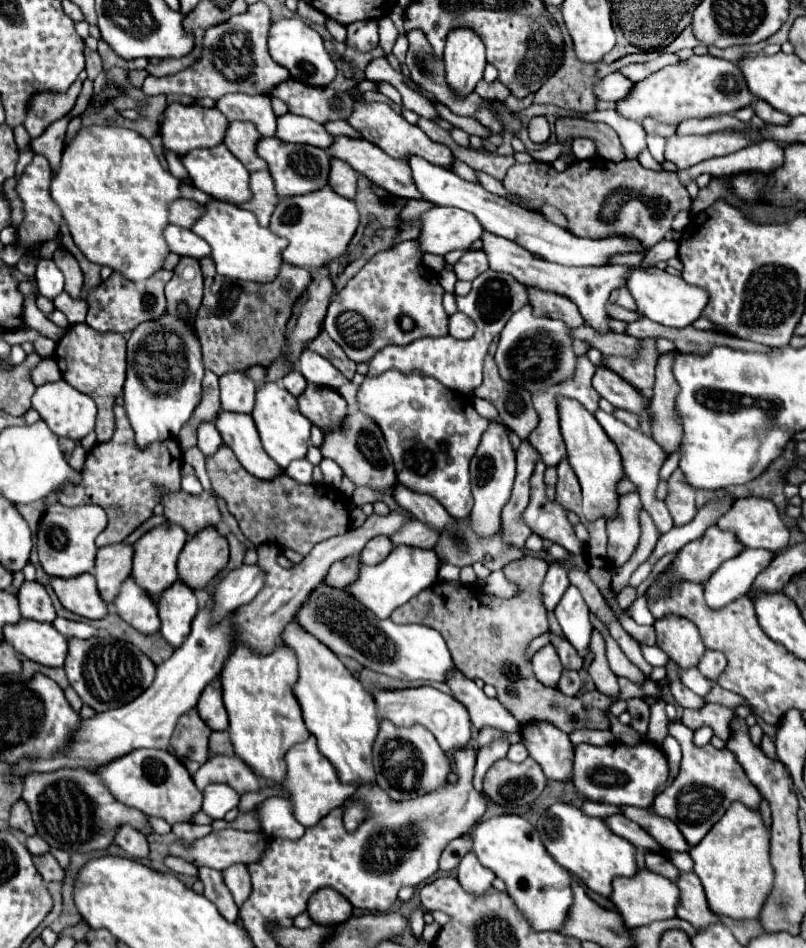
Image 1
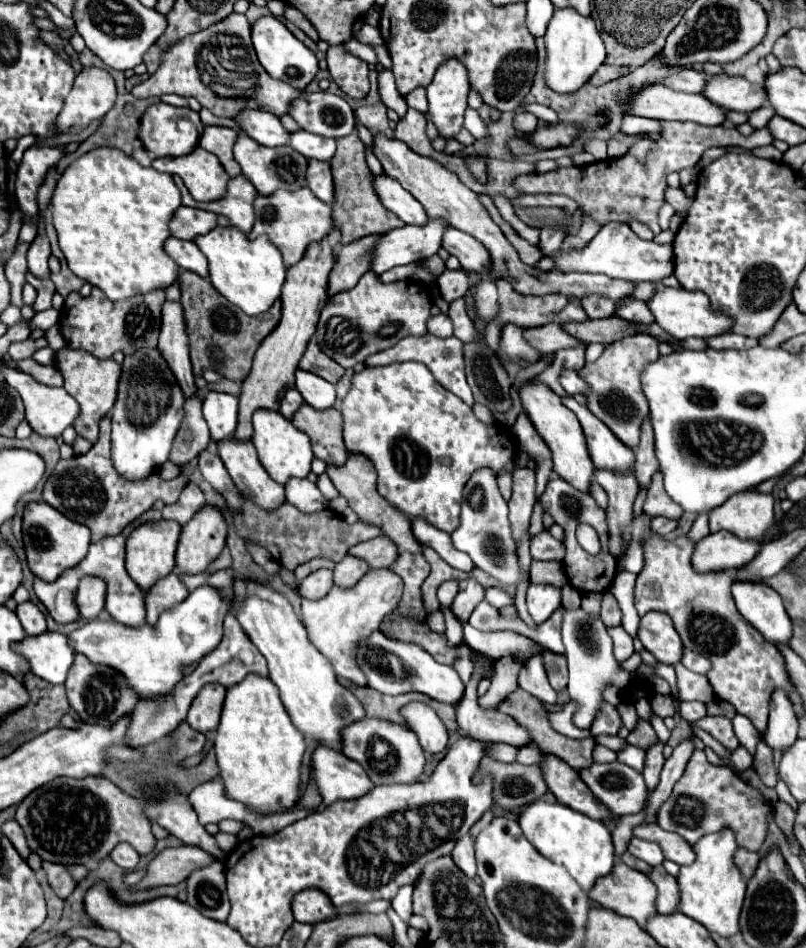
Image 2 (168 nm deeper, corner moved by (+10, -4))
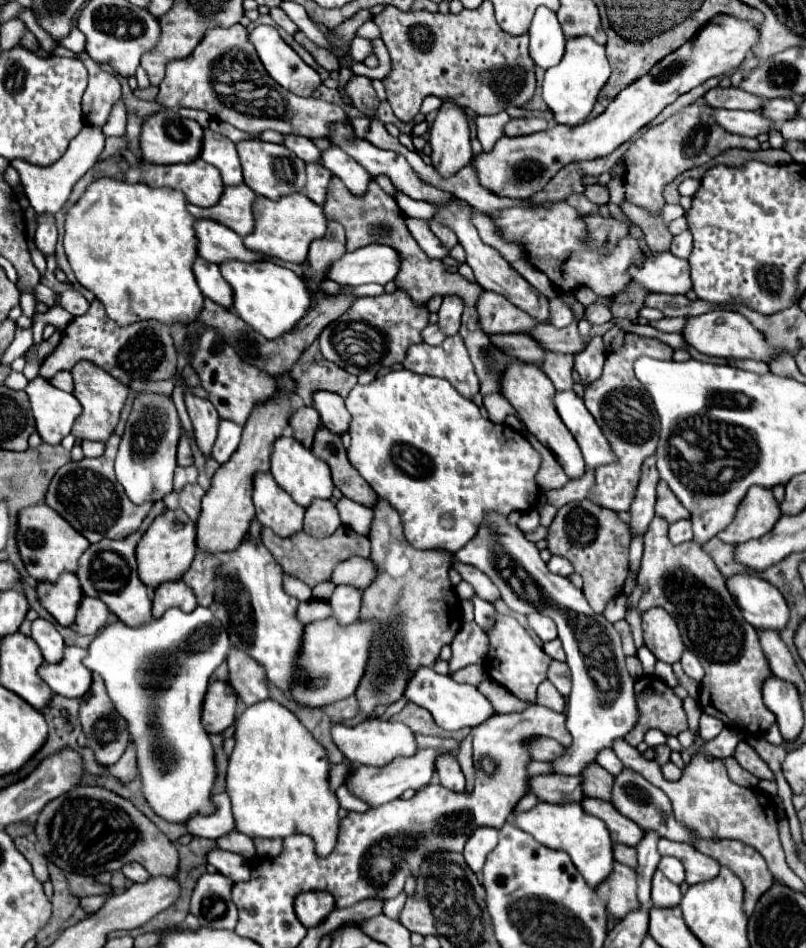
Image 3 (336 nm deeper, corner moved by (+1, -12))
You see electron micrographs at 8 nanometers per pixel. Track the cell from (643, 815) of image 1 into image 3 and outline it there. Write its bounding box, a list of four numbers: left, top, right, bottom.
[658,839,720,885]

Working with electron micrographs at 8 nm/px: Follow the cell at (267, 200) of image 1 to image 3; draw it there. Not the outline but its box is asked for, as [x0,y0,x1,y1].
[188,183,256,237]

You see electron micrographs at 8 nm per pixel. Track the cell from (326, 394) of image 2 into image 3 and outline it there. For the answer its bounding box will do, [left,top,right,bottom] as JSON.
[314,391,350,435]

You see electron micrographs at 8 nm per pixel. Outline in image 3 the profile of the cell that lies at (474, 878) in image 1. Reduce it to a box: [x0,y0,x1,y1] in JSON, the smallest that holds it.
[464,827,498,873]

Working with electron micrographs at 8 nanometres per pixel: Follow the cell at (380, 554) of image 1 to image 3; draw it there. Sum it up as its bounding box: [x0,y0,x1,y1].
[328,585,362,625]

